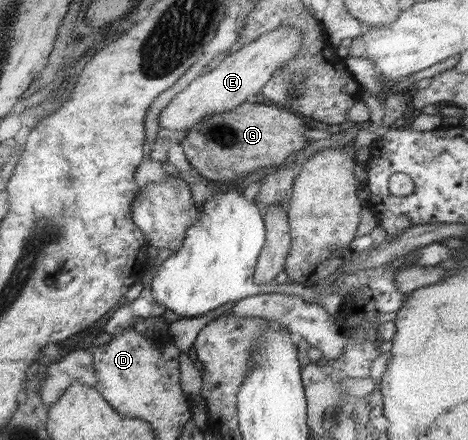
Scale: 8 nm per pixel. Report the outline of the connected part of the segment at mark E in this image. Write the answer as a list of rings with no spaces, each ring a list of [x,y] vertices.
[[[278,26],[230,53],[210,73],[198,76],[170,101],[160,114],[159,126],[169,131],[187,131],[204,117],[224,113],[239,107],[250,96],[261,94],[261,89],[302,47],[302,32],[296,26]]]

